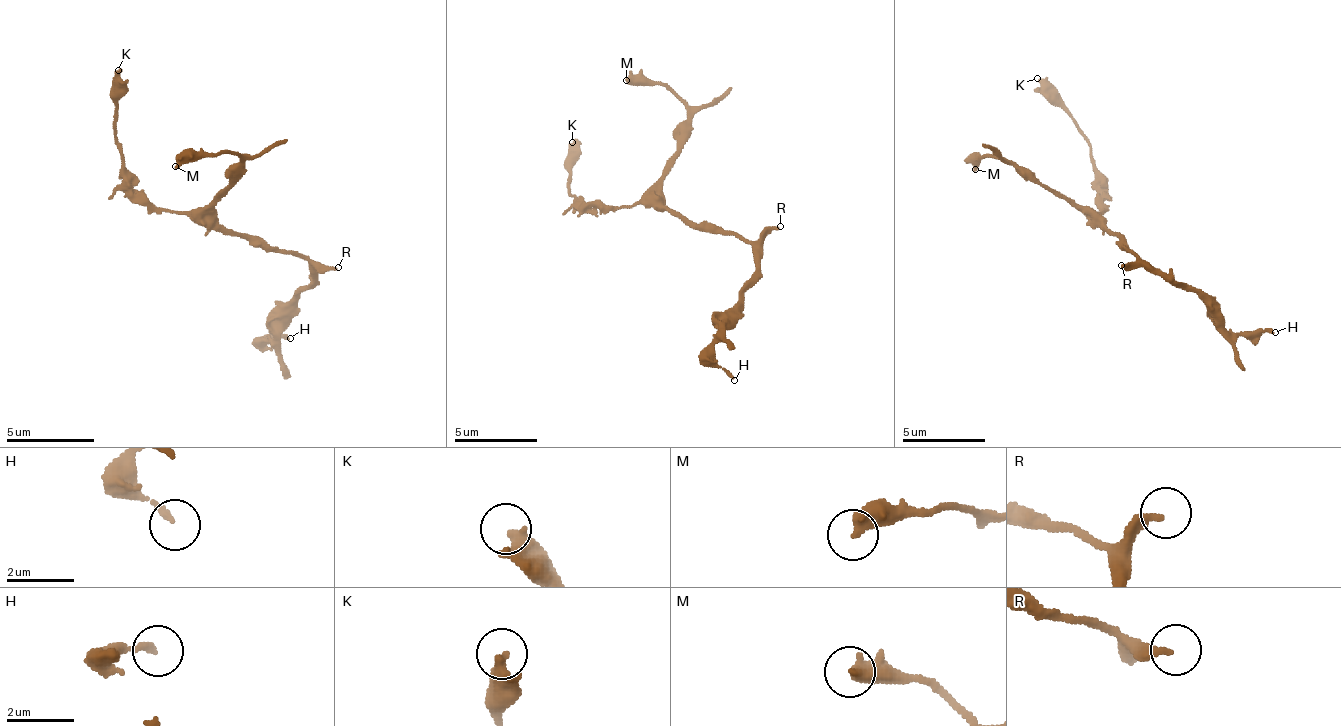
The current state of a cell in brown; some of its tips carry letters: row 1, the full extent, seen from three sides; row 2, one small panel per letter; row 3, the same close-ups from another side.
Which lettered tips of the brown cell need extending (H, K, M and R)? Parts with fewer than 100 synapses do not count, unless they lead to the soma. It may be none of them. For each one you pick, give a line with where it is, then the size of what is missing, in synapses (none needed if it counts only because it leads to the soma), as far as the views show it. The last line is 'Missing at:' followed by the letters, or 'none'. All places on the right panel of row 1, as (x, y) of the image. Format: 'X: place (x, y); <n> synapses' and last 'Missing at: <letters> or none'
R: place (1121, 265); 200 synapses
Missing at: R

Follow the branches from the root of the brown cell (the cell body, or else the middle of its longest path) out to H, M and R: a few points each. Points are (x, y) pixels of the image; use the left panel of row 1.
H: (241, 237), (294, 250), (312, 267), (312, 281), (294, 298), (290, 316), (268, 338), (290, 338)
M: (241, 237), (215, 215), (215, 202), (241, 162), (232, 153), (219, 153), (184, 158), (175, 166)
R: (241, 237), (268, 241), (281, 250), (294, 250), (325, 267), (338, 267)

